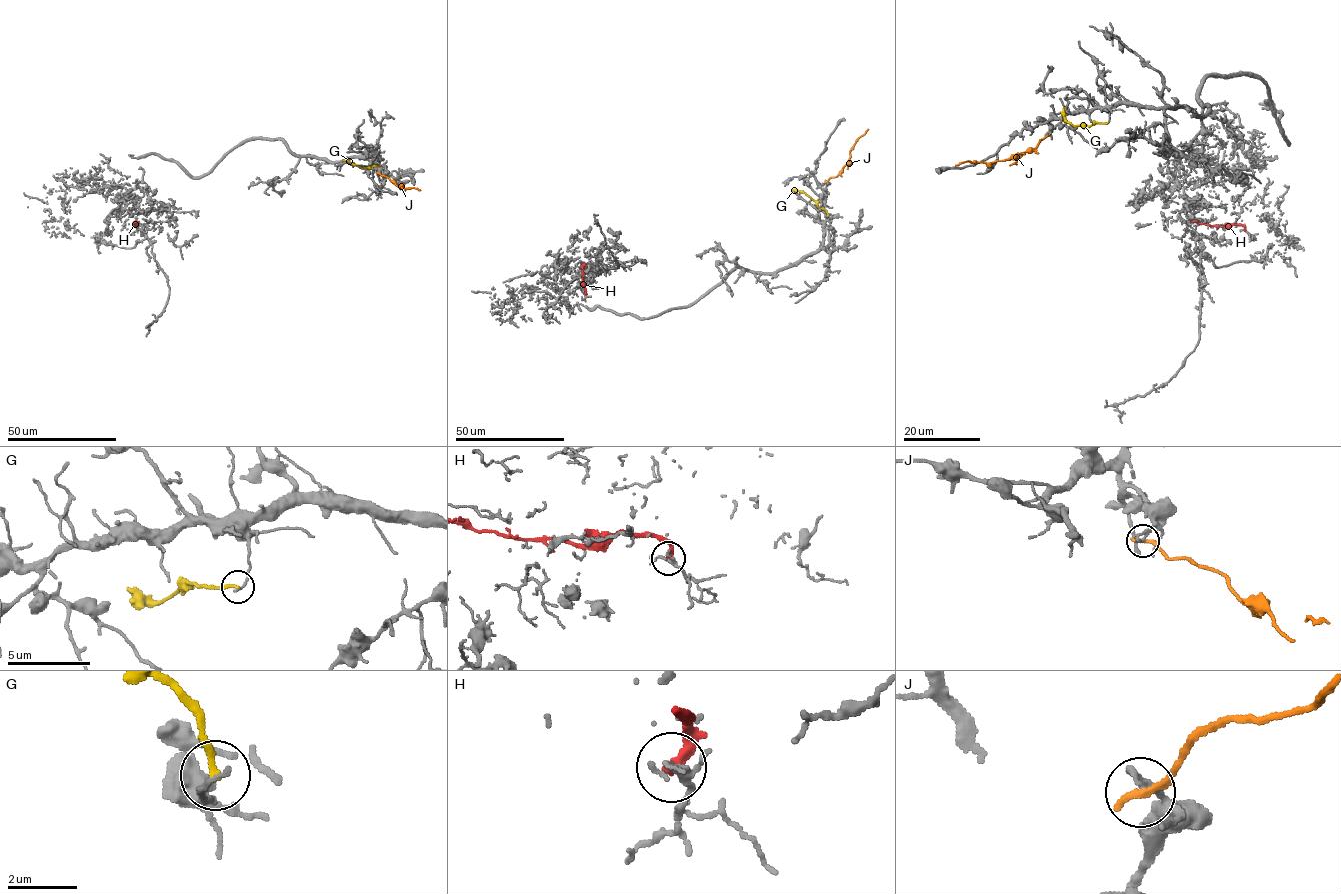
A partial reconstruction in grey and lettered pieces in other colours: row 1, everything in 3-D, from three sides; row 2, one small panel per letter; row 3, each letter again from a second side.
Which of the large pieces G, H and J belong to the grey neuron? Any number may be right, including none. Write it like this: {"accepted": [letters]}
{"accepted": []}

